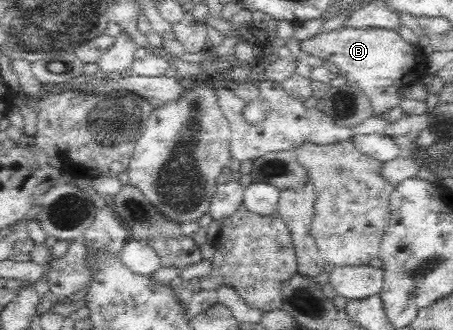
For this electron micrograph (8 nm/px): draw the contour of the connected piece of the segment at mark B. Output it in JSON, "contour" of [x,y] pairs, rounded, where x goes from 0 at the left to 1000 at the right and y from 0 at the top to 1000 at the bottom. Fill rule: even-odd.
{"contour":[[[751,82],[728,97],[689,109],[664,130],[664,152],[680,170],[731,185],[746,200],[748,230],[773,258],[790,261],[819,309],[830,352],[843,352],[890,303],[896,255],[912,255],[945,227],[945,185],[925,139],[912,142],[865,88],[773,88]]]}

